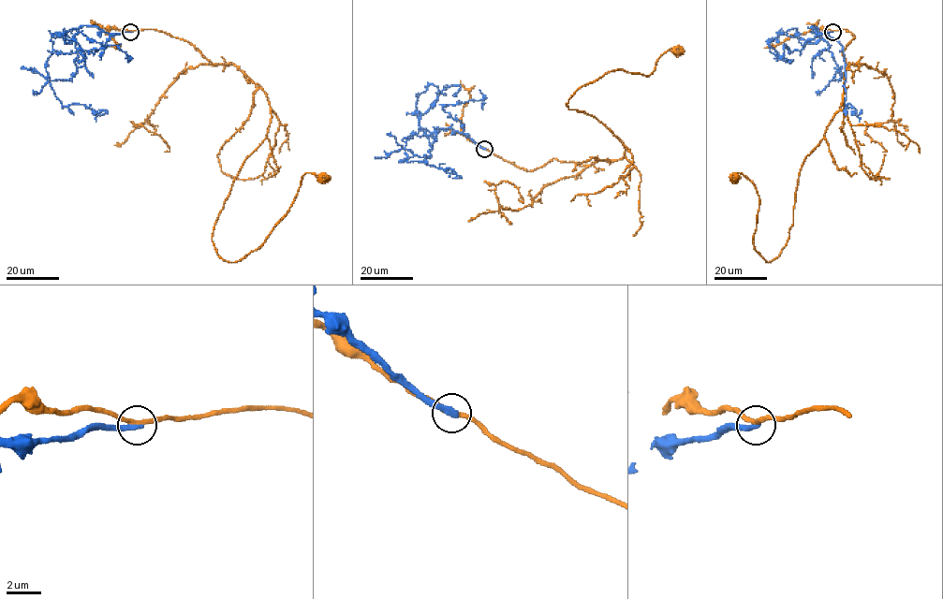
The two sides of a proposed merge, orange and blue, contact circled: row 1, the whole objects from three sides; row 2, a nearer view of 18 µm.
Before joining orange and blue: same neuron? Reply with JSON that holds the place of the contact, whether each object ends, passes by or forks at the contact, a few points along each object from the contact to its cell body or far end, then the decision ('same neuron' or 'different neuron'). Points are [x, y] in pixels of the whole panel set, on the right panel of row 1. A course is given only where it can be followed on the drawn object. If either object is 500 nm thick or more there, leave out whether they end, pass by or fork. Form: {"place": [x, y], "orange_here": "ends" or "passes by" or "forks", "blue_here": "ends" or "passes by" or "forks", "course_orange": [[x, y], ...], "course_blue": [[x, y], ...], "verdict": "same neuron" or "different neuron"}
{"place": [832, 32], "orange_here": "passes by", "blue_here": "ends", "course_orange": [[832, 32], [855, 36], [840, 109], [801, 168], [770, 262], [753, 244], [755, 184], [735, 176]], "course_blue": [[832, 32], [817, 34], [812, 25], [817, 36], [842, 46], [845, 106], [857, 114], [861, 109]], "verdict": "different neuron"}

